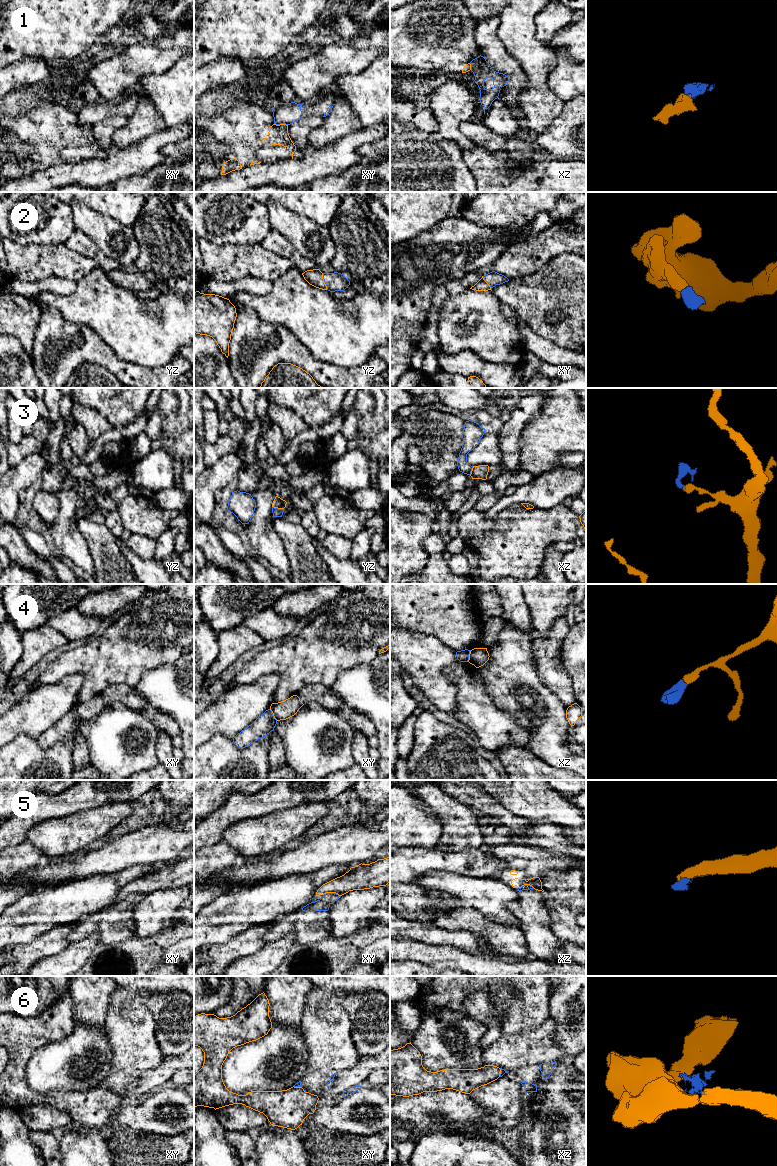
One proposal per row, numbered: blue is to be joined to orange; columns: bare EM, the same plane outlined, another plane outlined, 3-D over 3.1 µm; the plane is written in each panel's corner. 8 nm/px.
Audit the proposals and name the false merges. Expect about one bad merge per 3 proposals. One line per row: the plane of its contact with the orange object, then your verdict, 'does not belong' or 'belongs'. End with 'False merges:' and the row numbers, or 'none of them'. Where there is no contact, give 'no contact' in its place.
1: meets orange in xy; does not belong
2: meets orange in yz; belongs
3: meets orange in yz; belongs
4: meets orange in xy; does not belong
5: meets orange in xy; does not belong
6: meets orange in xz; does not belong
False merges: 1, 4, 5, 6

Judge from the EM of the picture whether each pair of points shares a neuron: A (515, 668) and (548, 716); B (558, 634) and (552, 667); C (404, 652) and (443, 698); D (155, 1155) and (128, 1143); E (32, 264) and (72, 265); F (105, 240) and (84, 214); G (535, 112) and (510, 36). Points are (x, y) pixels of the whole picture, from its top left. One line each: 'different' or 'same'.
A: same
B: same
C: same
D: same
E: same
F: same
G: same

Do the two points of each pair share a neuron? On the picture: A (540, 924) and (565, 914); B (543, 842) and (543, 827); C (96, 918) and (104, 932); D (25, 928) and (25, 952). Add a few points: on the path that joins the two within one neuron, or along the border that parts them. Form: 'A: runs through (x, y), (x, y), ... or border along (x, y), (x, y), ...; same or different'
A: border along (543, 897), (550, 926), (559, 939); different
B: runs through (543, 838), (545, 835), (543, 831); same
C: runs through (99, 921), (104, 926), (104, 929); same
D: border along (46, 932), (43, 932), (27, 943), (10, 946); different

